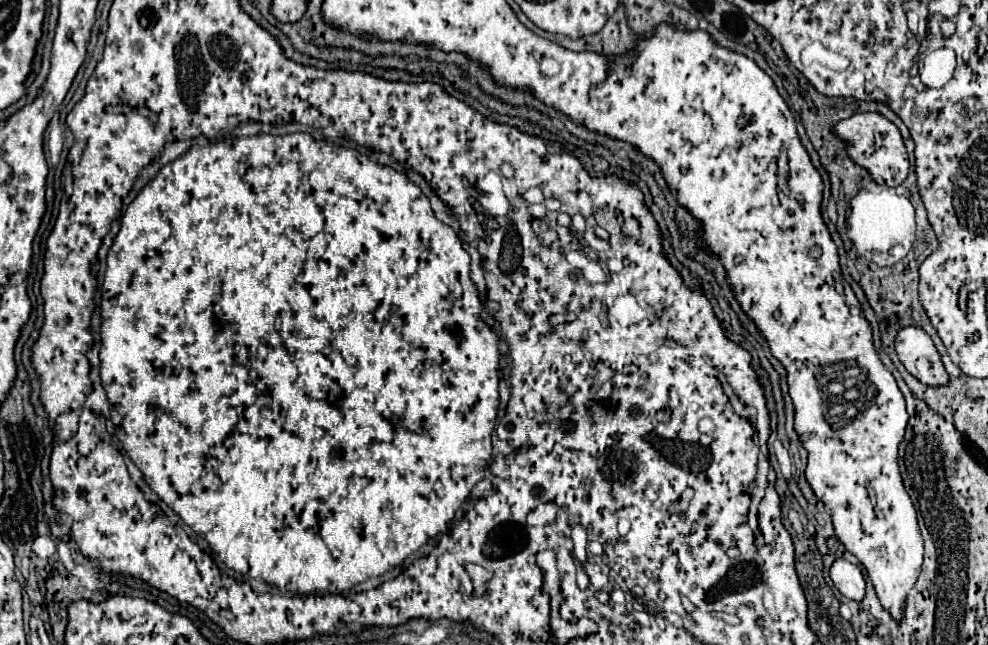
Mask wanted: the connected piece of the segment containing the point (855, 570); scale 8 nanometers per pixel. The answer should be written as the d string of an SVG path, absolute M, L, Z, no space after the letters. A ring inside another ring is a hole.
M838 558L834 560L832 568L830 568L830 578L834 582L834 586L840 590L840 594L844 594L850 600L862 600L864 598L864 576L862 570L858 566L854 566L852 562Z

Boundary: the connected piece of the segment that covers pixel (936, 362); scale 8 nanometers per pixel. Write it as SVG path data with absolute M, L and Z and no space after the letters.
M906 326L896 336L896 352L904 368L928 386L948 386L950 376L932 338L918 326Z

